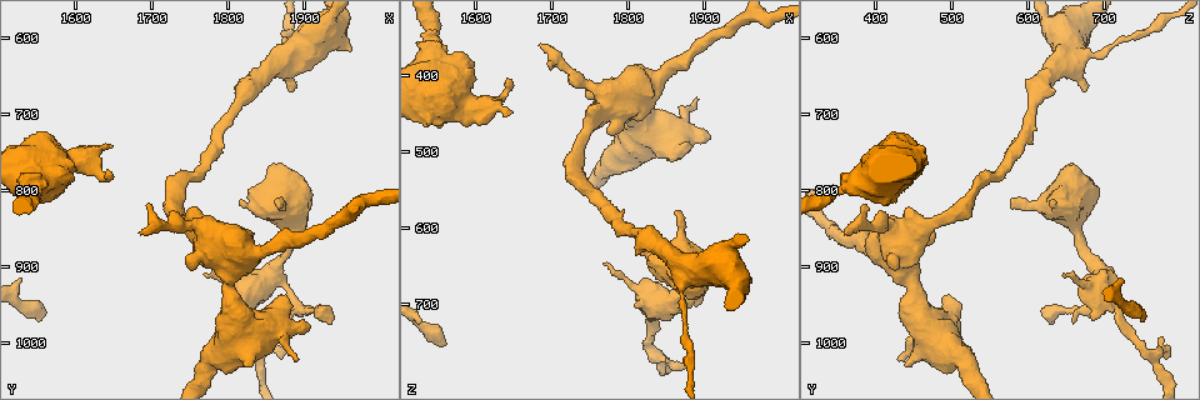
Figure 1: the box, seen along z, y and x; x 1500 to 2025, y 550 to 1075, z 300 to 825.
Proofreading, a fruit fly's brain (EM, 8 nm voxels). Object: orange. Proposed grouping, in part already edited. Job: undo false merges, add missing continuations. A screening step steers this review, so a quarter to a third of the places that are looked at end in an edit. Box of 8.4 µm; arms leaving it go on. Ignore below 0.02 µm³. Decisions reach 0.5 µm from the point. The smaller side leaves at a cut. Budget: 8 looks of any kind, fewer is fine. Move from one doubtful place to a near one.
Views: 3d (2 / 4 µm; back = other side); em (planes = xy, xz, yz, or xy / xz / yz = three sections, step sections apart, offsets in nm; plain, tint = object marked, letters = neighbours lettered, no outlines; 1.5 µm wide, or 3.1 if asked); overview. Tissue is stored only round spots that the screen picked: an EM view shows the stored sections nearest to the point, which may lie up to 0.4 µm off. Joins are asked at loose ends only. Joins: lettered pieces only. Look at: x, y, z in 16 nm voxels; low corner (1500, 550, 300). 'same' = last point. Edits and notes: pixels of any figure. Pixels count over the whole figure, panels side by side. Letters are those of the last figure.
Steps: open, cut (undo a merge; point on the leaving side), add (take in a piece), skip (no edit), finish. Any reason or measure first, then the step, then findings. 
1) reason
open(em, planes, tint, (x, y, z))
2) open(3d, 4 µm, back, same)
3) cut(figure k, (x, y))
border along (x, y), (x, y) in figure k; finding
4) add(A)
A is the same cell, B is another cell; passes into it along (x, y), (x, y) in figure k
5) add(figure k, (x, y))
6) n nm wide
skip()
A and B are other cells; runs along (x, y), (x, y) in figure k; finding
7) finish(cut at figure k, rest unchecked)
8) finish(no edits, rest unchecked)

a fork
open(em, yz, step 4, tint, (1870, 625, 675))

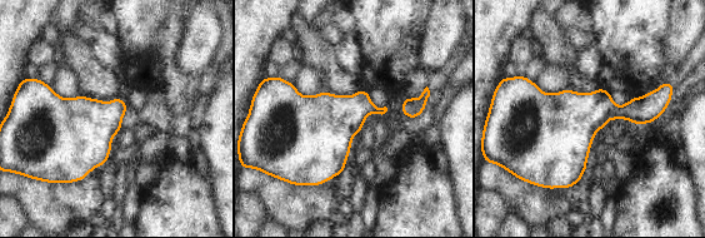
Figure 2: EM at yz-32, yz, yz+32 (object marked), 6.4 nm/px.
another direction
open(em, planes, tint, same)

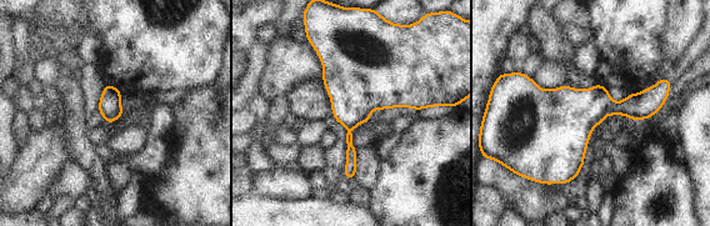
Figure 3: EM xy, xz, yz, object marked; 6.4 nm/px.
open(em, planes, letters, same)

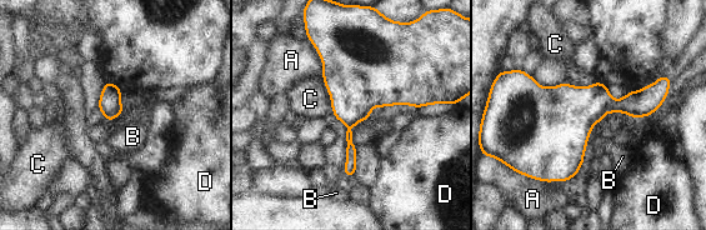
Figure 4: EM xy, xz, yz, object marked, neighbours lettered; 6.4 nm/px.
A touches over 260 nm
skip()
A, B, C and D are other cells; all the same neuron

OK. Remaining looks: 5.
branch stops here
open(em, planes, letters, (1860, 815, 580))

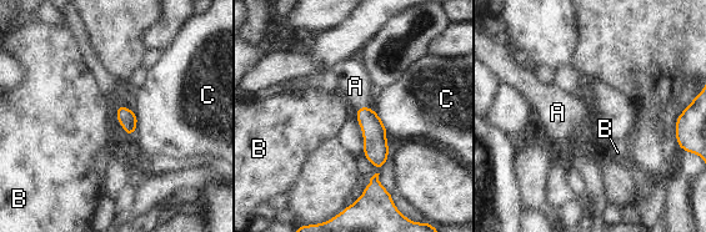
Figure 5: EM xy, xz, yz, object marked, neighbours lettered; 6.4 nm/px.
add(A)
A is the same cell, B and C are other cells; passes into it along (374, 131), (362, 107), (355, 86) in figure 5; it goes on there

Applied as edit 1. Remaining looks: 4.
open(3d, 4 µm, (1805, 920, 445))

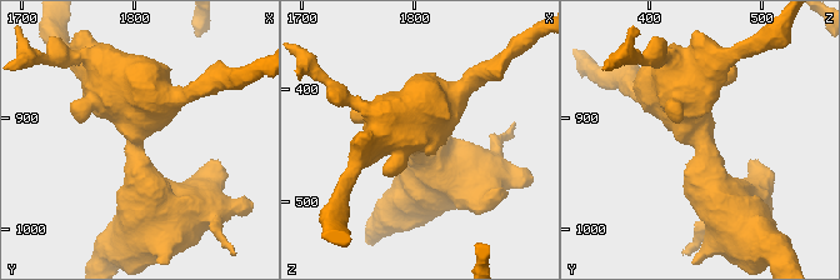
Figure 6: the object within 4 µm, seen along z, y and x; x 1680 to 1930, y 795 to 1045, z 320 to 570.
arms of 650, 750 nm
open(em, xz, step 8, tint, (1800, 918, 444))

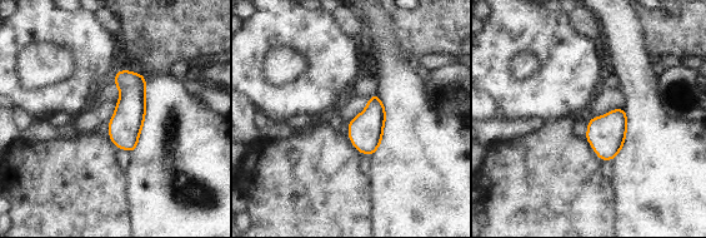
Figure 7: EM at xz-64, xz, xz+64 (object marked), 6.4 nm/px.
see the neighbours
open(em, xz, step 8, letters, same)

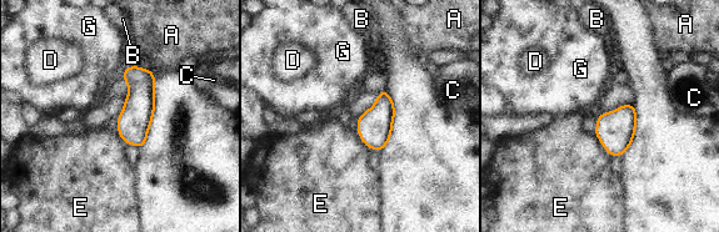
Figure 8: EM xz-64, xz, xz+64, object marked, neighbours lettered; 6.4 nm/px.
220 nm wide
skip()
A, B, C, D, E and G are other cells; border along (594, 132), (610, 156) in figure 8; one neuron here

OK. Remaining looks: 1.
finish(add at figure 5, rest unchecked)

